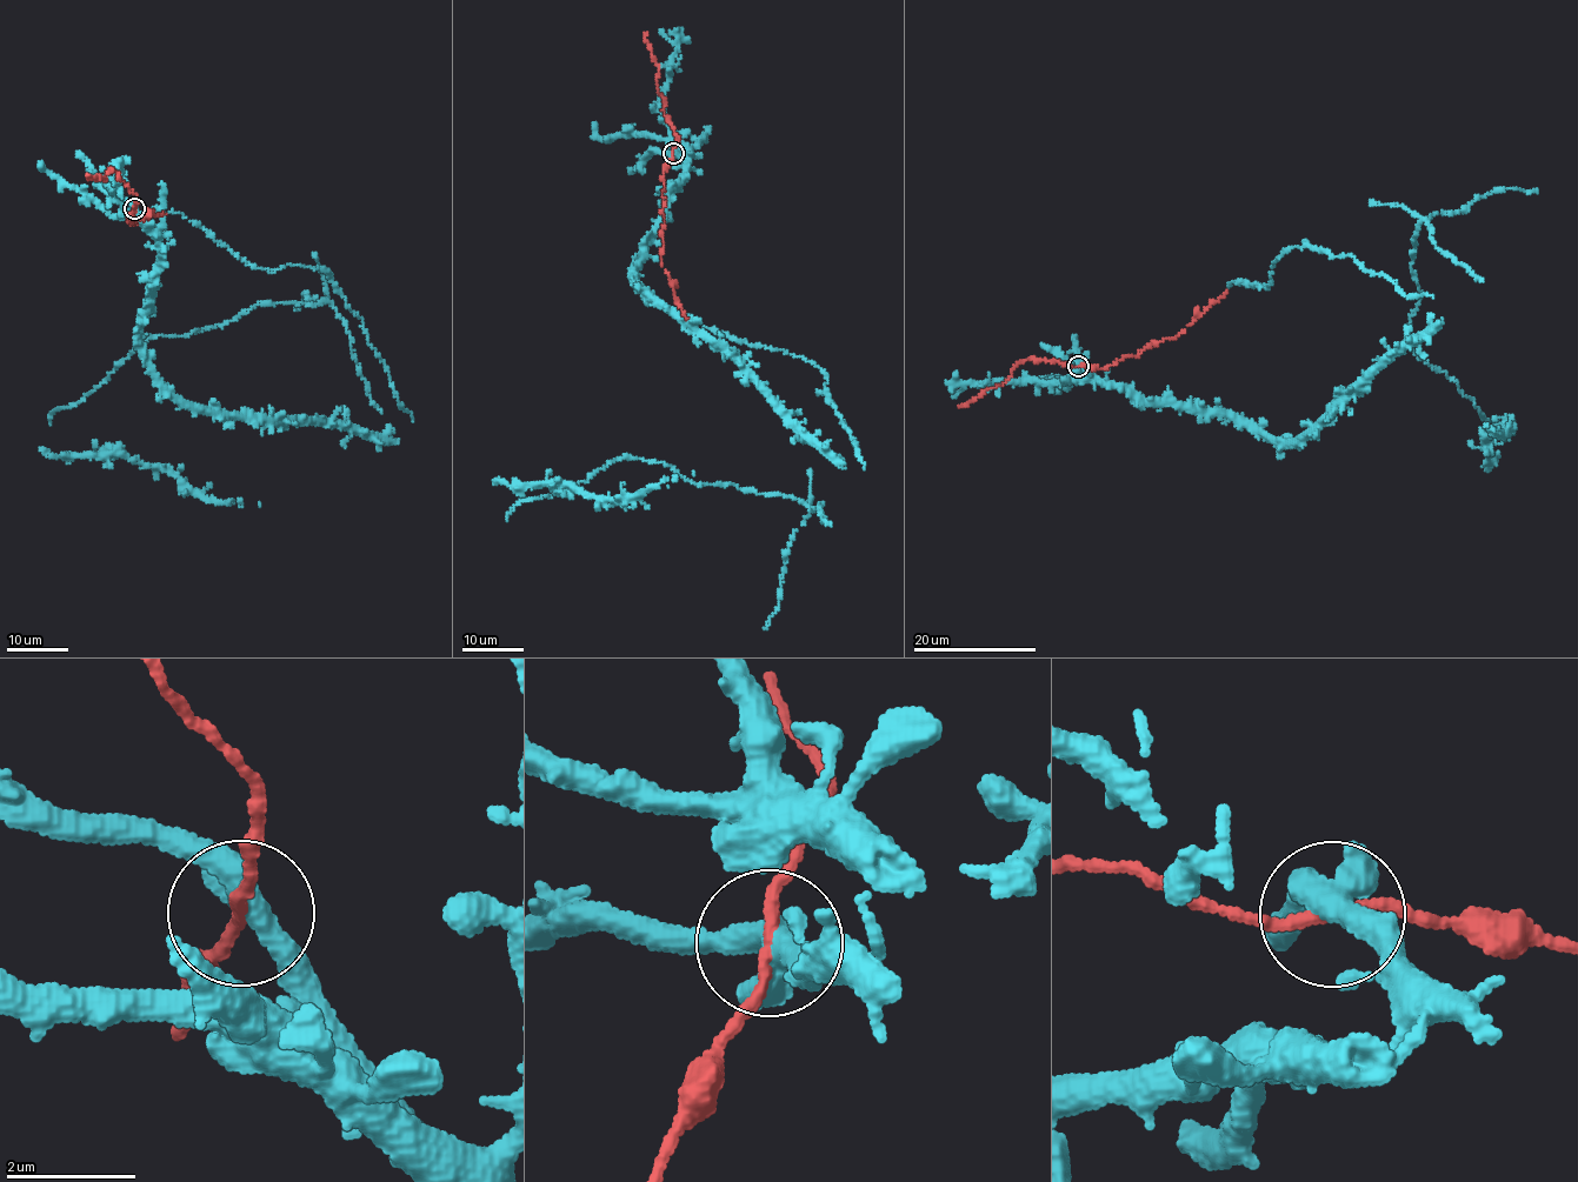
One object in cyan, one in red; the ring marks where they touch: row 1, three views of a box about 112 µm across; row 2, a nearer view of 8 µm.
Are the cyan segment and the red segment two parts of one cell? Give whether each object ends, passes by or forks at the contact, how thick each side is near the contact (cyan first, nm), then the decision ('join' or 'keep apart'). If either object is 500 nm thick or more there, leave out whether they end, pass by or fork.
cyan forks; red passes by; calibres 400 and 150 nm; join

